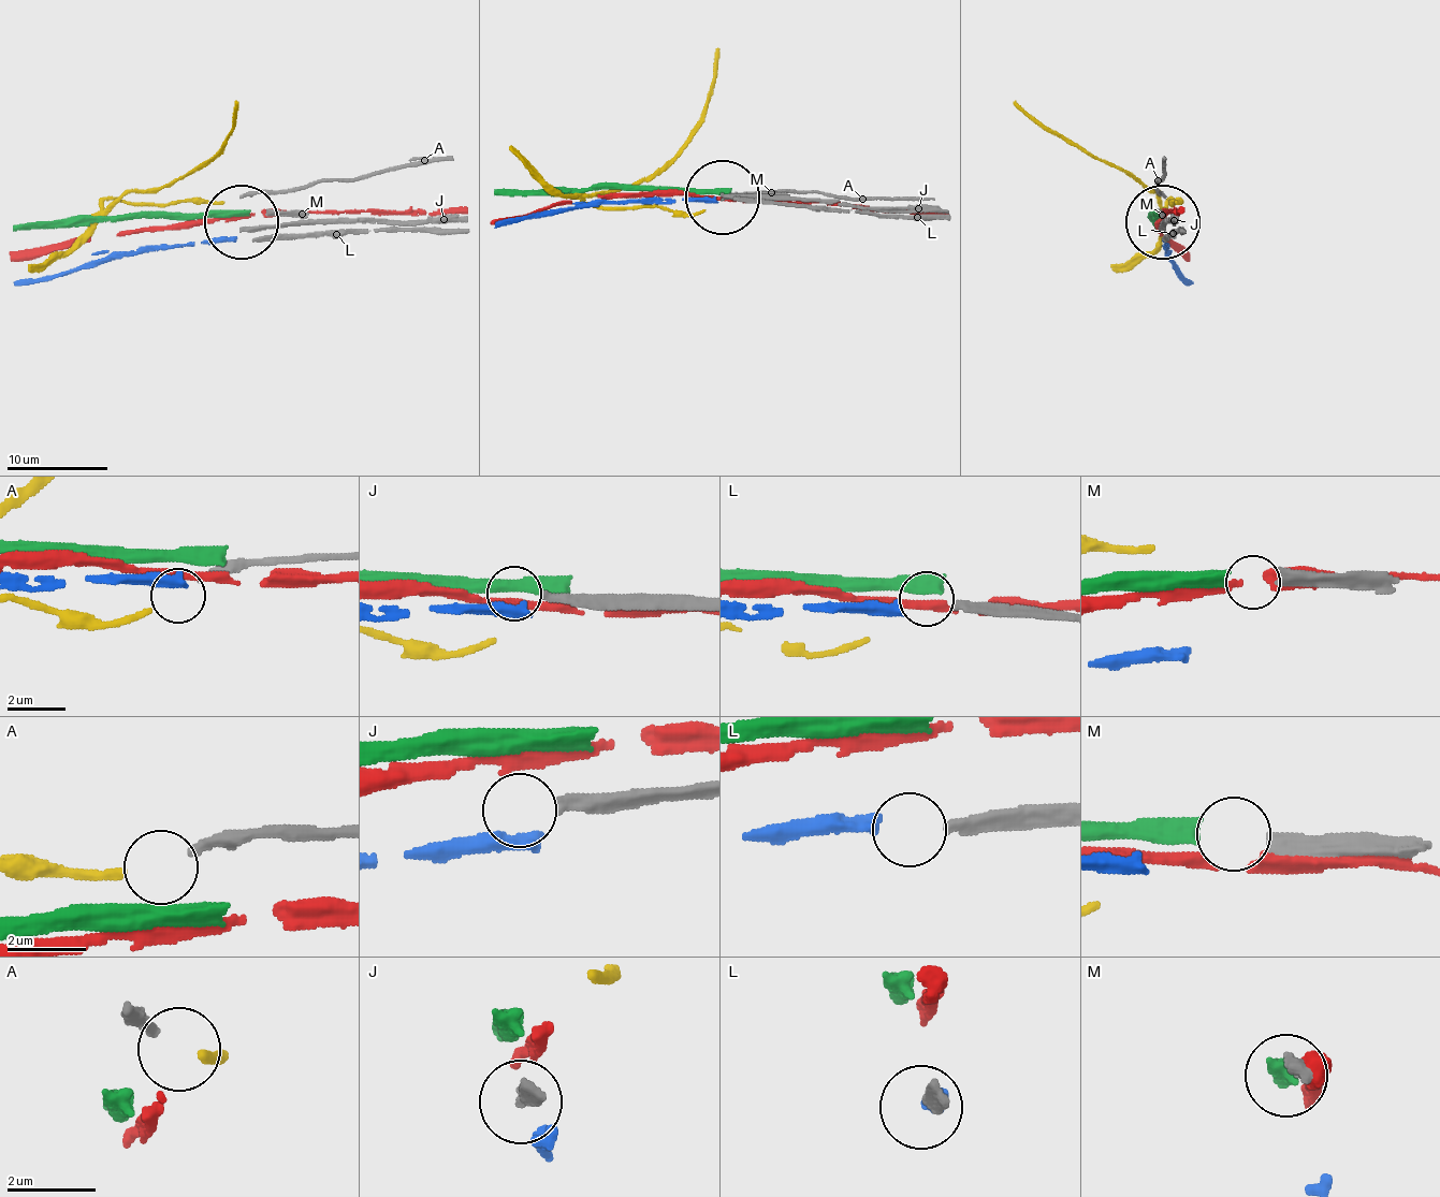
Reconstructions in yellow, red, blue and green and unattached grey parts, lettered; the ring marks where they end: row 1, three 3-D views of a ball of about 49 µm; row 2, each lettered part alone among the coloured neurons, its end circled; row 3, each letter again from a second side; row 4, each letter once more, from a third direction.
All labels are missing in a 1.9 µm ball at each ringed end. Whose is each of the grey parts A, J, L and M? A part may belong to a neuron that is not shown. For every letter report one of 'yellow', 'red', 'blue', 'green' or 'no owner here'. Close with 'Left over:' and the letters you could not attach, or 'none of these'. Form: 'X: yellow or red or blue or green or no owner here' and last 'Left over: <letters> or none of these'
A: yellow
J: no owner here
L: blue
M: green
Left over: J

